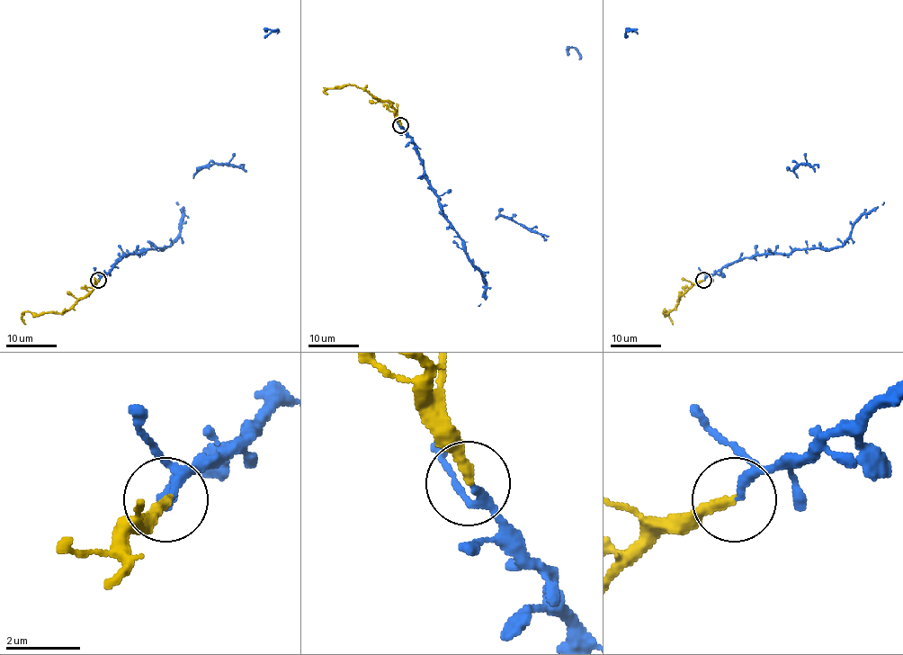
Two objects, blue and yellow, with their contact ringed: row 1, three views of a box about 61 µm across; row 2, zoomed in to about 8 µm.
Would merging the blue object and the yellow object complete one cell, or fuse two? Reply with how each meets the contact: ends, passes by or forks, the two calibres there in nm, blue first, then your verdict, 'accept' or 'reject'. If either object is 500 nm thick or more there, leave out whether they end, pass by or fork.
blue passes by; yellow ends there; 170 nm thick on the blue side, 280 nm on the other; accept

